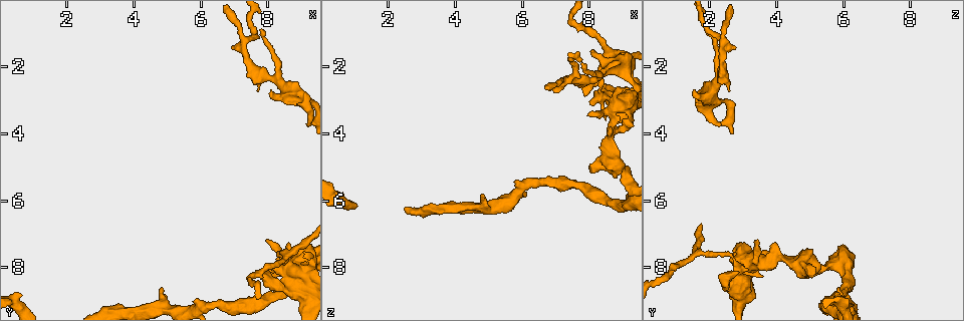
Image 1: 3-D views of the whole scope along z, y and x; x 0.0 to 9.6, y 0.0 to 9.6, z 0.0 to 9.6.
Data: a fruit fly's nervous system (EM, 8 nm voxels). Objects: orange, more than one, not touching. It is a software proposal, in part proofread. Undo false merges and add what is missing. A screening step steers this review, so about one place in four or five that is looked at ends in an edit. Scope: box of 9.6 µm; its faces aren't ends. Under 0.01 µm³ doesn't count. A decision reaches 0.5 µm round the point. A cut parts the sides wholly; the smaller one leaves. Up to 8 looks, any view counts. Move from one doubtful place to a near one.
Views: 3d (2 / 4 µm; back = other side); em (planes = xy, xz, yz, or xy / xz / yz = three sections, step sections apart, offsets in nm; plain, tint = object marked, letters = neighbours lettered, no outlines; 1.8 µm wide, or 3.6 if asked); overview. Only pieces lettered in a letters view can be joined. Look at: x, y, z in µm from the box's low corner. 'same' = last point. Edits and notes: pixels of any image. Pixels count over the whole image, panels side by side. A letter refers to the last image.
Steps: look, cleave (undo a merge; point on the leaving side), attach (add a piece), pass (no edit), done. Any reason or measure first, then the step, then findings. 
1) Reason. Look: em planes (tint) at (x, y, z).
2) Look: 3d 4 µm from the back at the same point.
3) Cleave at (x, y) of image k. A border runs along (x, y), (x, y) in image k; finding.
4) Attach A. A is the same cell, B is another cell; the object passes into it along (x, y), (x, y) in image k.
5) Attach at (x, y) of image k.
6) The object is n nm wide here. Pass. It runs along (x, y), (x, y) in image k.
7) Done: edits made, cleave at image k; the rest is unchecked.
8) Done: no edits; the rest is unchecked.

Three-way junction. Look: em xy step 8 (tint) at (7.30, 1.25, 2.40).

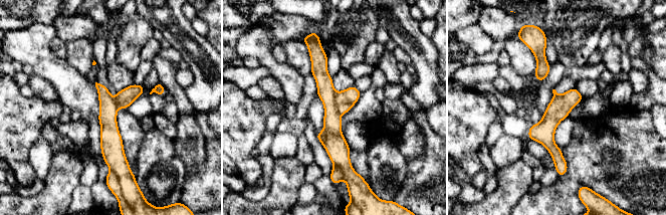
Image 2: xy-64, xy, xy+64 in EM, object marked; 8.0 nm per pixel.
See the neighbours. Look: em xy step 8 (letters) at the same point.

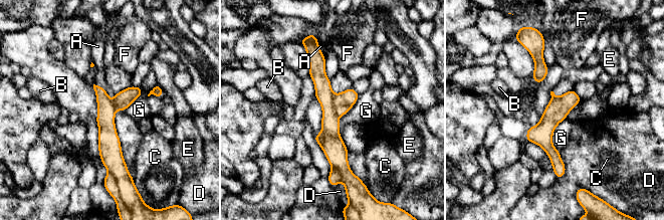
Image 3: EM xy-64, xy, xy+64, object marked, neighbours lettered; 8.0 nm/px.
The object is 160 nm wide here. Cleave at (343, 102) of image 3. A, B, C, D, E, F and G are other cells; a second cell is stuck on.

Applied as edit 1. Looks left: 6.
Look: overview.

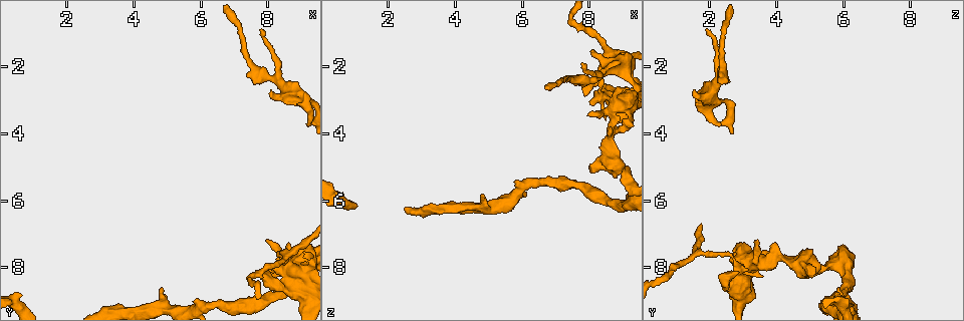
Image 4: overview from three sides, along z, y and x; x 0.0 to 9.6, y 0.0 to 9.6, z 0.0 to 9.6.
Abrupt turn. Look: em planes (tint) at (8.35, 7.65, 2.60).

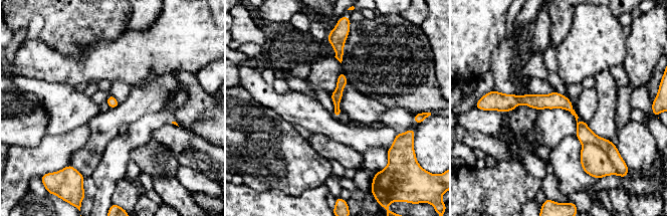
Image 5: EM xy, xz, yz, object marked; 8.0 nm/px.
Look: em planes (letters) at the same point.

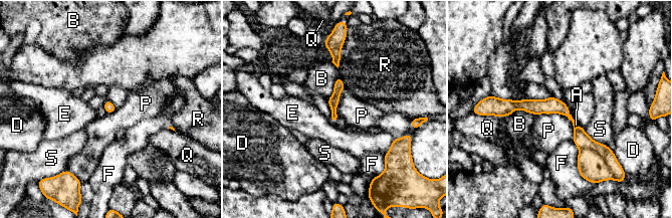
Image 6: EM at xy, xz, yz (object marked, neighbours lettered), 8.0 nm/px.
The object is 80 nm wide here. Cleave at (582, 140) of image 6. A, B, D, E, F, P, Q, R and S are other cells; the part that leaves runs along (499, 107), (560, 106), (606, 151) in image 6; a second cell is stuck on.

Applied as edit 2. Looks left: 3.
Look: overview.

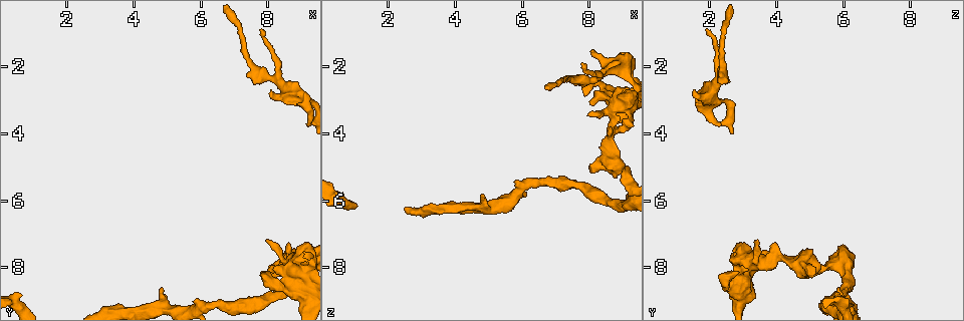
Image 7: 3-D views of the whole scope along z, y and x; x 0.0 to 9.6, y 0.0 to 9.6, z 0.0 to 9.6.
Sharp bend. Look: 3d 2 µm at (4.85, 9.20, 6.20).

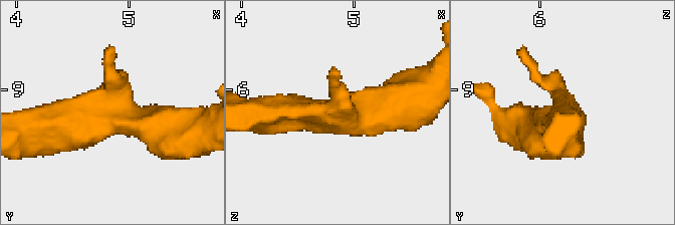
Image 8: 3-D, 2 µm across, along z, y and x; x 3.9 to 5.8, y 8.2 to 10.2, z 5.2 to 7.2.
Now the EM. Look: em planes (letters) at (4.88, 9.16, 6.24).

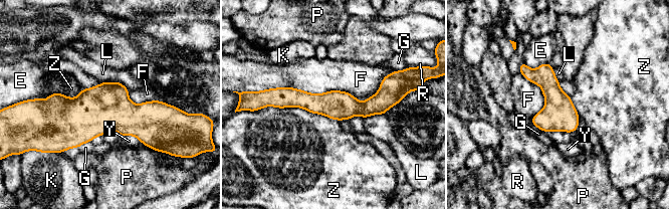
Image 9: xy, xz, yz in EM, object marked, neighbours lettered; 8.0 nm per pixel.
Pass. E, F, G, K, L, P, R, Y and Z are other cells; it runs along (169, 108), (162, 112), (48, 110) in image 9; continuous, no second cell.

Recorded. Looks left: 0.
Done: edits made, cleave at image 3, cleave at image 6; the rest is unchecked.

